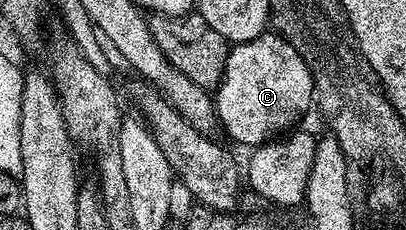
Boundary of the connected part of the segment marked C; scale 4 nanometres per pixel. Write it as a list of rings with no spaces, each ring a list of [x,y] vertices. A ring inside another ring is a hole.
[[[265,30],[261,36],[250,42],[231,45],[224,66],[224,73],[214,92],[216,119],[219,127],[236,144],[252,144],[259,146],[267,144],[269,140],[295,129],[296,124],[304,116],[304,111],[314,104],[312,94],[312,75],[307,62],[275,31]]]

